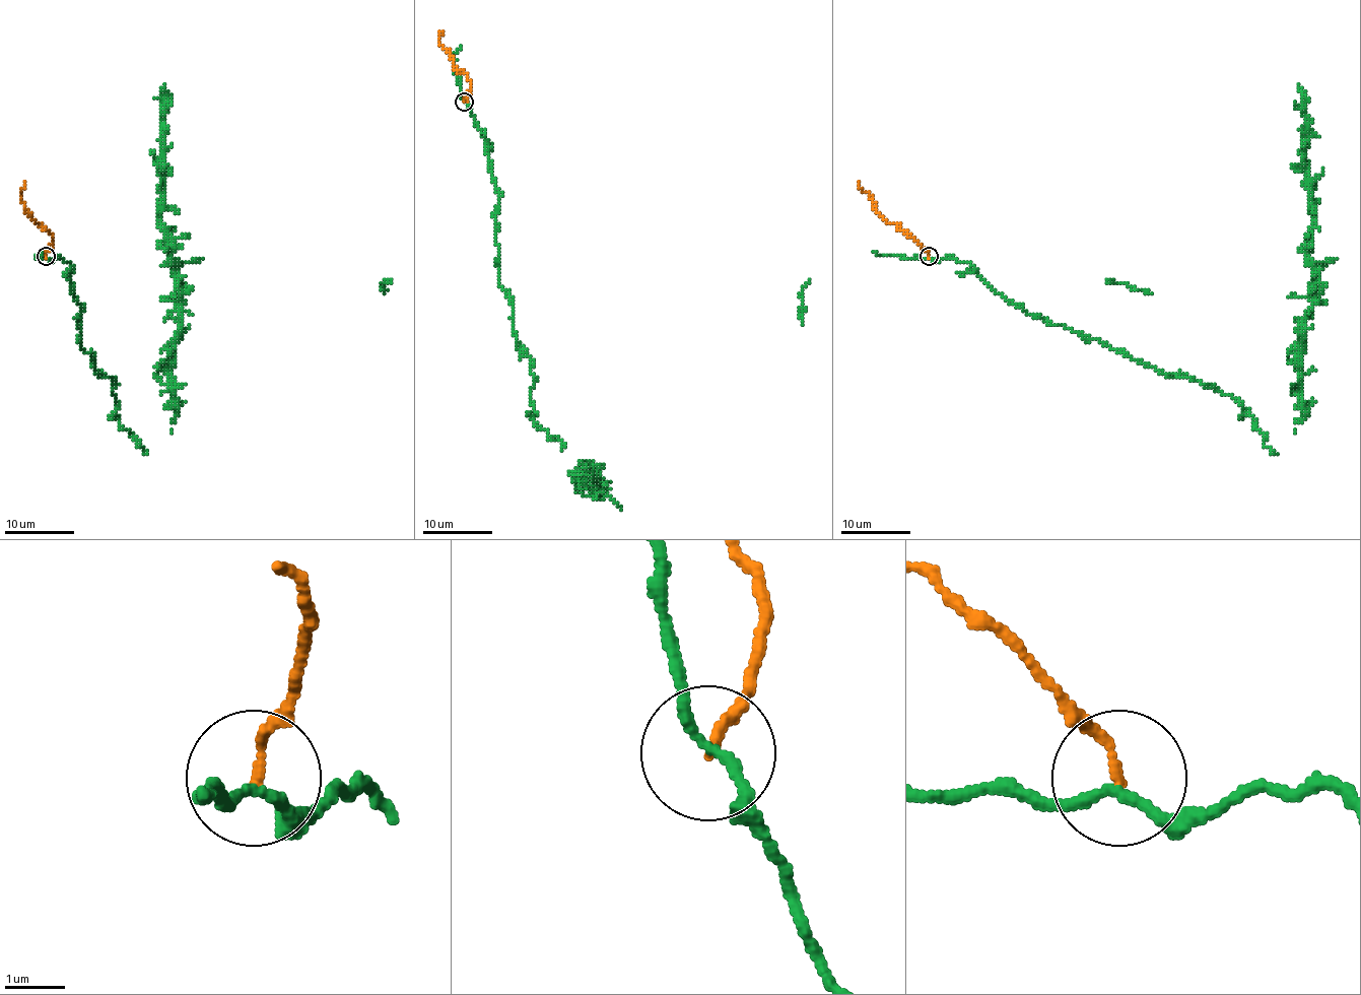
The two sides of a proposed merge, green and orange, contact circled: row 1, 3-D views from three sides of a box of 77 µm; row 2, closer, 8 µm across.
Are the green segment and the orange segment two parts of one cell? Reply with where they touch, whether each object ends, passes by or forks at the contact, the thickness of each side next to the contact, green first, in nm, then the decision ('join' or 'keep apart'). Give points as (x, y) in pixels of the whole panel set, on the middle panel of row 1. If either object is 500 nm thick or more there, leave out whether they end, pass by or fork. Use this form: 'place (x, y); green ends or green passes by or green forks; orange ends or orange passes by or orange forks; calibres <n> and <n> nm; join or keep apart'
place (464, 102); green passes by; orange ends; calibres 160 and 140 nm; keep apart

